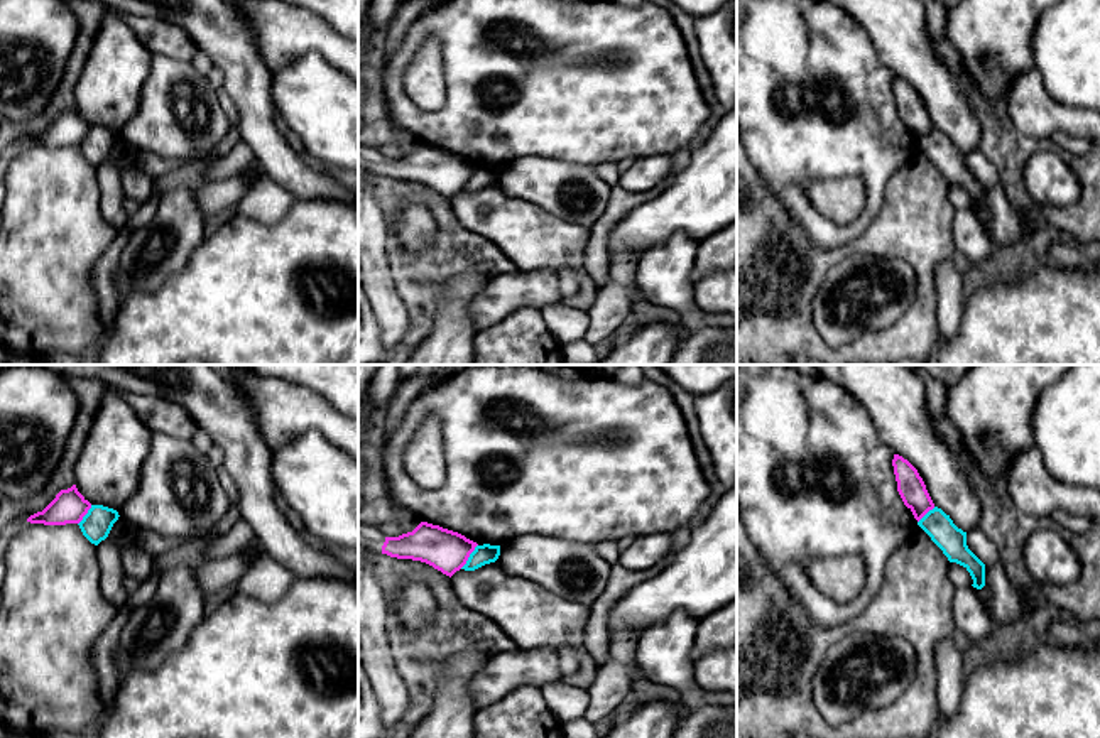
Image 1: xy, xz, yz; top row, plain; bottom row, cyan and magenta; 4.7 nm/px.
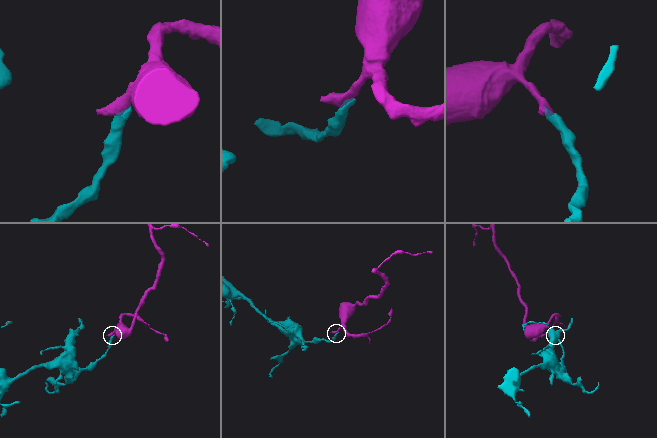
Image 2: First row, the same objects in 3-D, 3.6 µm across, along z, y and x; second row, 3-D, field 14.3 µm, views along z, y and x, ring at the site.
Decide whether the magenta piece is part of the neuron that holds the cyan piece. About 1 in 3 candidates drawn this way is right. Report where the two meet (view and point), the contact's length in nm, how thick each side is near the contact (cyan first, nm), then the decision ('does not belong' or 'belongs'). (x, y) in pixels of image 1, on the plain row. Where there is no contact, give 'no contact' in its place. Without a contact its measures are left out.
contact xz (470, 178); length 150 nm; calibres 100 and 200 nm; does not belong

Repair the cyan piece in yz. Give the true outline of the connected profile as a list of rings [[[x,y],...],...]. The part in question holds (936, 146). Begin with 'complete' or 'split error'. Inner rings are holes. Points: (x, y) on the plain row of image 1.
complete | [[[934,128],[918,147],[943,172],[950,184],[956,184],[970,194],[973,209],[982,211],[985,208],[985,186],[968,171],[967,154],[958,150],[950,137]]]

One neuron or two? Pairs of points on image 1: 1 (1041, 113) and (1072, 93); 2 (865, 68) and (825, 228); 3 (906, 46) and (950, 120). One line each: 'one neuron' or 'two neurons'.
1: two neurons
2: one neuron
3: one neuron

